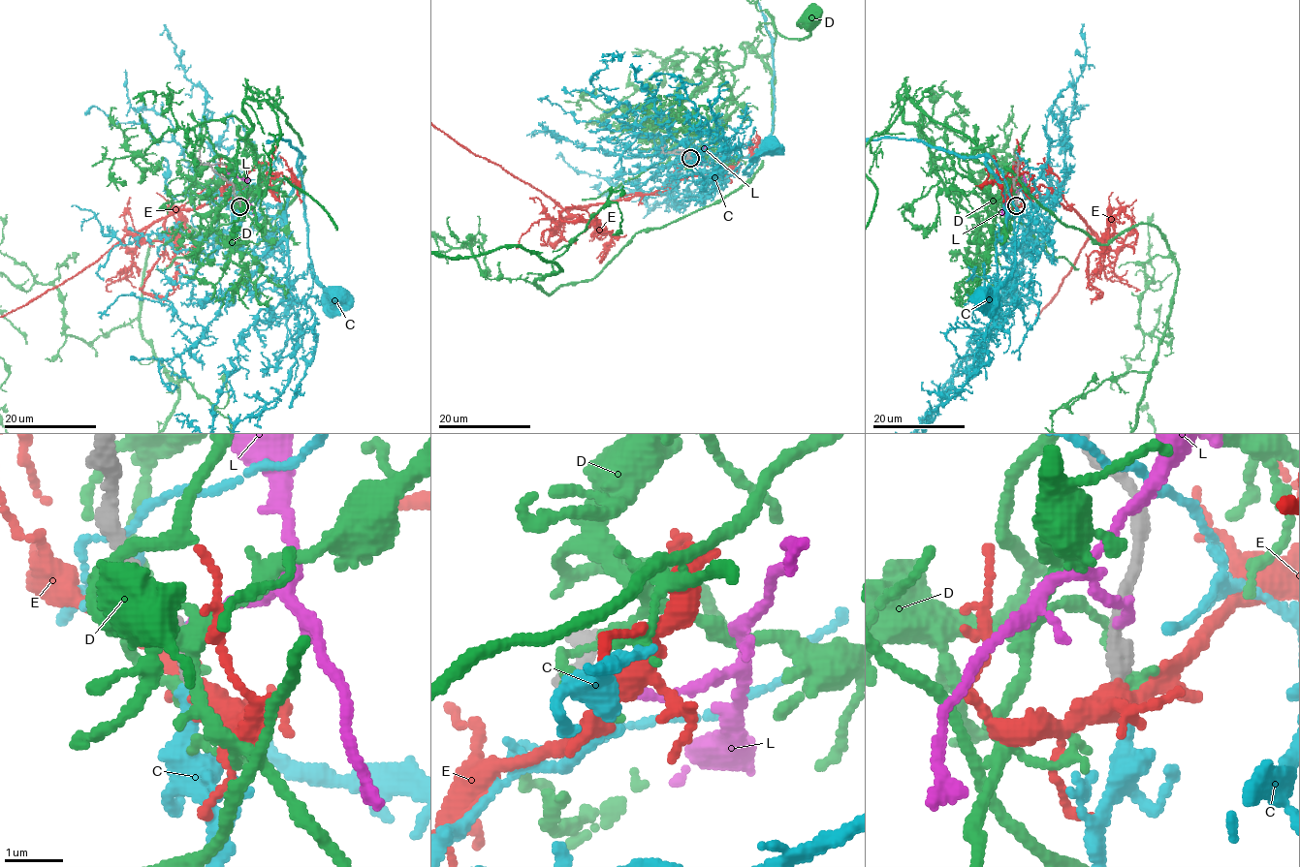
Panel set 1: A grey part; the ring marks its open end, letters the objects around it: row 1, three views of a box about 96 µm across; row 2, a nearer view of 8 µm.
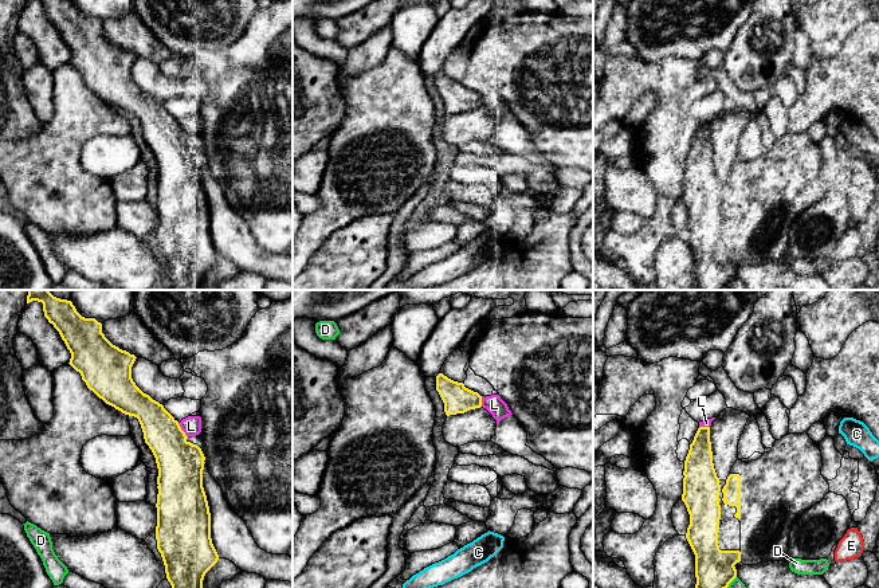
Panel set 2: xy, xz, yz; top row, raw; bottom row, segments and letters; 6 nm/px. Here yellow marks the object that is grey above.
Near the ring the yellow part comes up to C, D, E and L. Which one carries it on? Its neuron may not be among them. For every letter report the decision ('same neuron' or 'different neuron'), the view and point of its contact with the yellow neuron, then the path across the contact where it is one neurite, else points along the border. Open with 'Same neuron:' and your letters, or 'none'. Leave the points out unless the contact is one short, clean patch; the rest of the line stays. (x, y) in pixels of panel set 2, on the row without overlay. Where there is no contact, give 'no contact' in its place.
Same neuron: C
C: same neuron | no contact
D: different neuron | yz (730, 281) | along yz (736, 275), (726, 287)
E: different neuron | no contact
L: different neuron | xy (181, 129)

